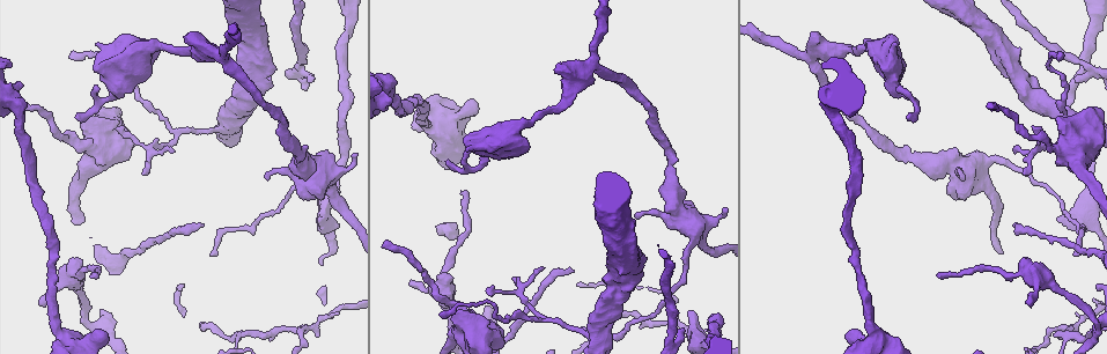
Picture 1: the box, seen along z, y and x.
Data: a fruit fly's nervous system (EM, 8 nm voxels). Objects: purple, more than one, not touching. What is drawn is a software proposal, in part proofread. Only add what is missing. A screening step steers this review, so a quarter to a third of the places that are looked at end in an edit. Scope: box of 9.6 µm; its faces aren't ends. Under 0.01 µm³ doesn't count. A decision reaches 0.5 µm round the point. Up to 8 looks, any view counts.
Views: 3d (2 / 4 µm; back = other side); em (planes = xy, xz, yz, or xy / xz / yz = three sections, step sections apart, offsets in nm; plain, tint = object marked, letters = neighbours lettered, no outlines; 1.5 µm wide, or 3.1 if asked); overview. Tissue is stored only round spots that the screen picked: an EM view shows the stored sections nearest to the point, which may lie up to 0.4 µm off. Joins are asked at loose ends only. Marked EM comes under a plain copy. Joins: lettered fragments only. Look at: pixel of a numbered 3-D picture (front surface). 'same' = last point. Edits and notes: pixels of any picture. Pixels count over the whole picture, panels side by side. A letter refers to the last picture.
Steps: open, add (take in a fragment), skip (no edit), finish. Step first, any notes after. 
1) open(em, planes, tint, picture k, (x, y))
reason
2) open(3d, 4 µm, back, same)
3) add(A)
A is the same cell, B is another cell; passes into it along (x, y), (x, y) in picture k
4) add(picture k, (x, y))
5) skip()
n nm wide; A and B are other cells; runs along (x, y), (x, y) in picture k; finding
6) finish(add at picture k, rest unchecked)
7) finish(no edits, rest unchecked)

open(em, yz, step 4, tint, picture 1, (1077, 81))
branch stops here

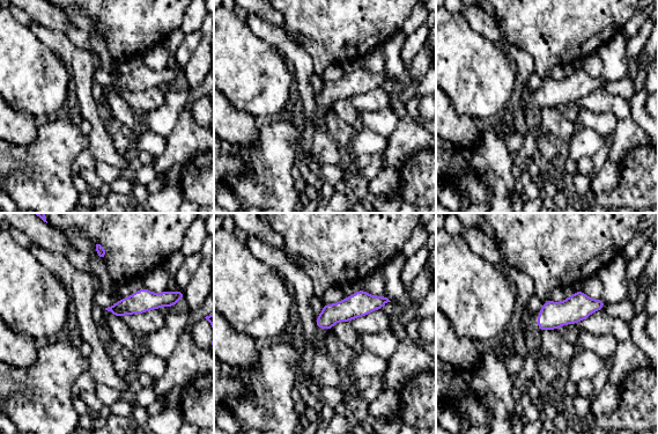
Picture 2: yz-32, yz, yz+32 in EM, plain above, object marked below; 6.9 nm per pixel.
open(em, planes, letters, same)

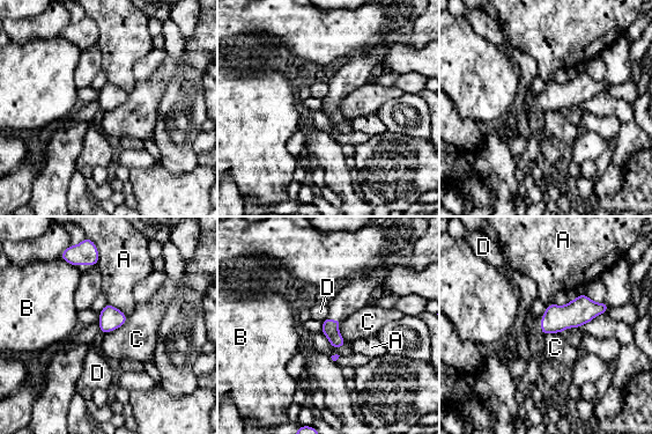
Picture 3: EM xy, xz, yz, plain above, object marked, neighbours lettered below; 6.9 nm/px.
skip()
110 nm wide; A, B, C and D are other cells; border along (127, 316), (120, 326), (104, 333) in picture 3; no lettered fragment goes on from it

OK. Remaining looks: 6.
open(3d, 4 µm, picture 1, (690, 311))
an open end

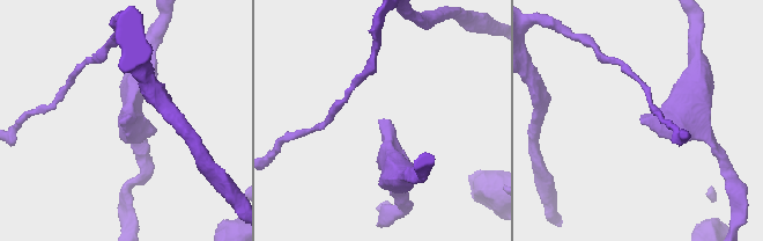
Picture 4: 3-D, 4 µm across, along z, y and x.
open(em, planes, tint, picture 4, (385, 119))

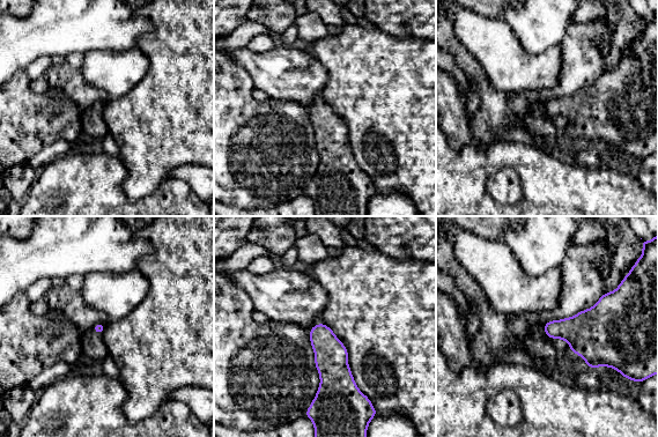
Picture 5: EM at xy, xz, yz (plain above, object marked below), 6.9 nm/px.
open(em, planes, letters, same)

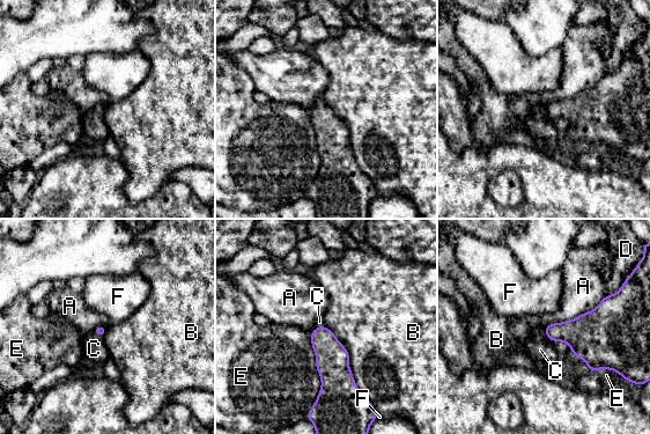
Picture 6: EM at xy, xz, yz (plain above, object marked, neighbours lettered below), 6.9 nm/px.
add(C)
C is the same cell, A, B, D, E and F are other cells; passes into it along (100, 331), (97, 335), (94, 348) in picture 6; the neuron continues

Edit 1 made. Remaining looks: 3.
open(em, planes, letters, picture 1, (1031, 303))
free end

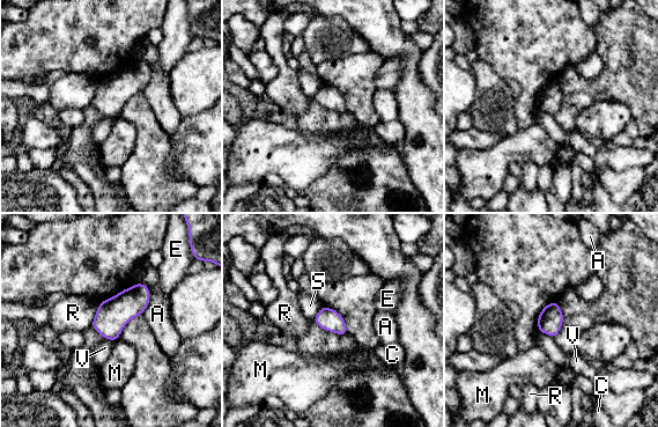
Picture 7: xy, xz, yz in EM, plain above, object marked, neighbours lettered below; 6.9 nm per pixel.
skip()
150 nm wide; A, C, E, M, R, S and V are other cells; border along (538, 329), (553, 338) in picture 7; no lettered fragment goes on from it

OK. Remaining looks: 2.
finish(add at picture 6, rest unchecked)

